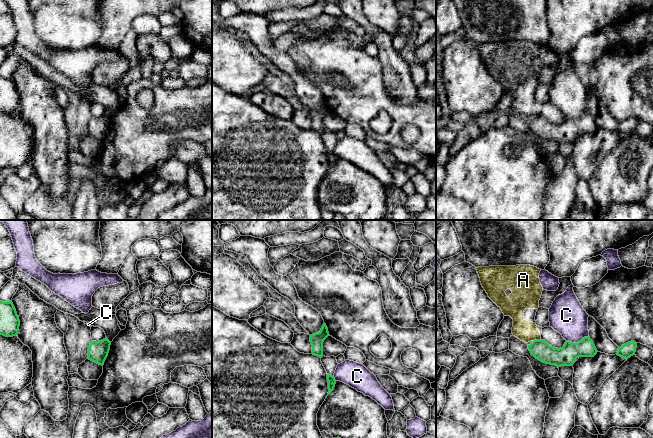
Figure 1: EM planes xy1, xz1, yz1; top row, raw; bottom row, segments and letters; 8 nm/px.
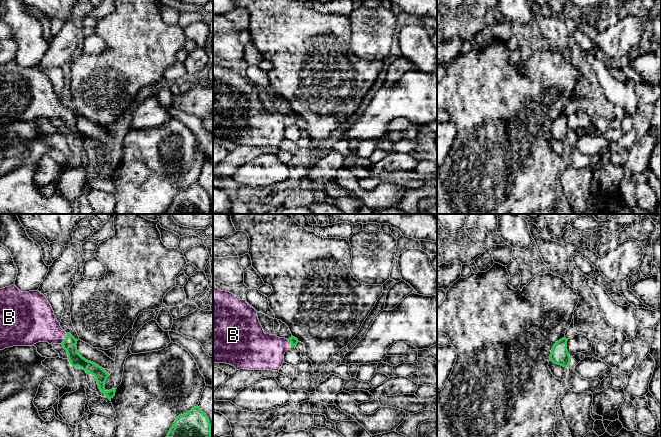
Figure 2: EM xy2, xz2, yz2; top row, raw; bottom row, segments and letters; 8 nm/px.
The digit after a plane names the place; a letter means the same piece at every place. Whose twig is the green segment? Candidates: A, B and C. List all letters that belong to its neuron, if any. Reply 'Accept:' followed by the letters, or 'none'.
Accept: B

